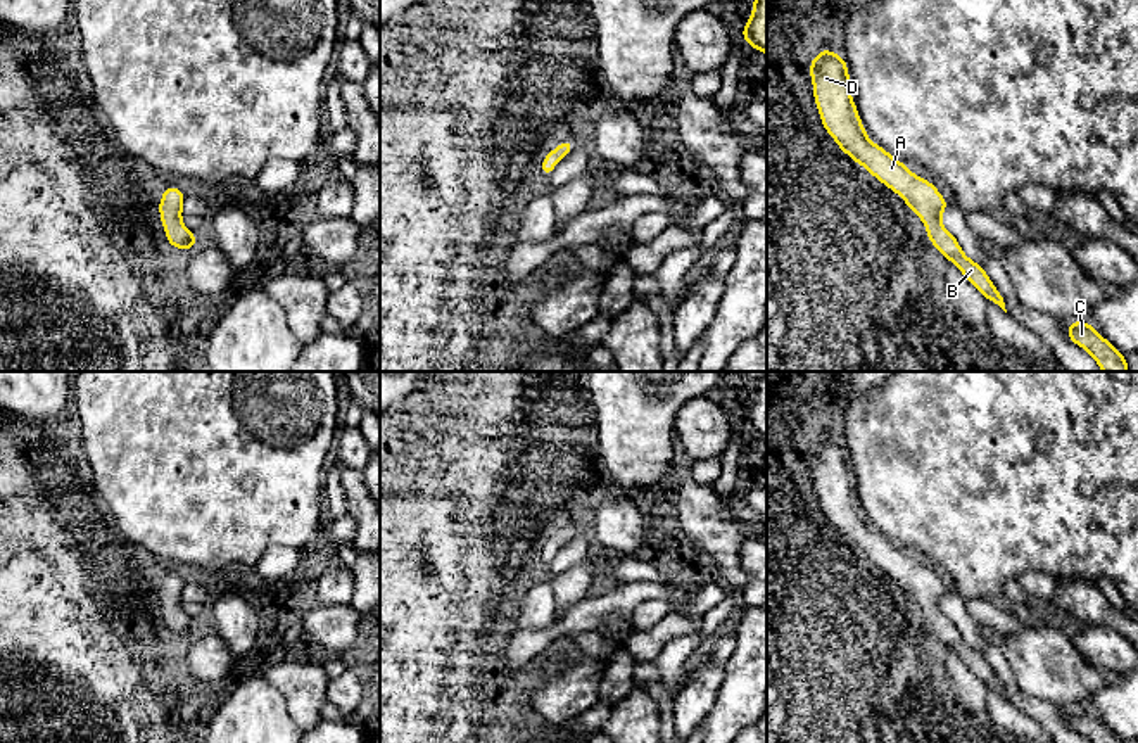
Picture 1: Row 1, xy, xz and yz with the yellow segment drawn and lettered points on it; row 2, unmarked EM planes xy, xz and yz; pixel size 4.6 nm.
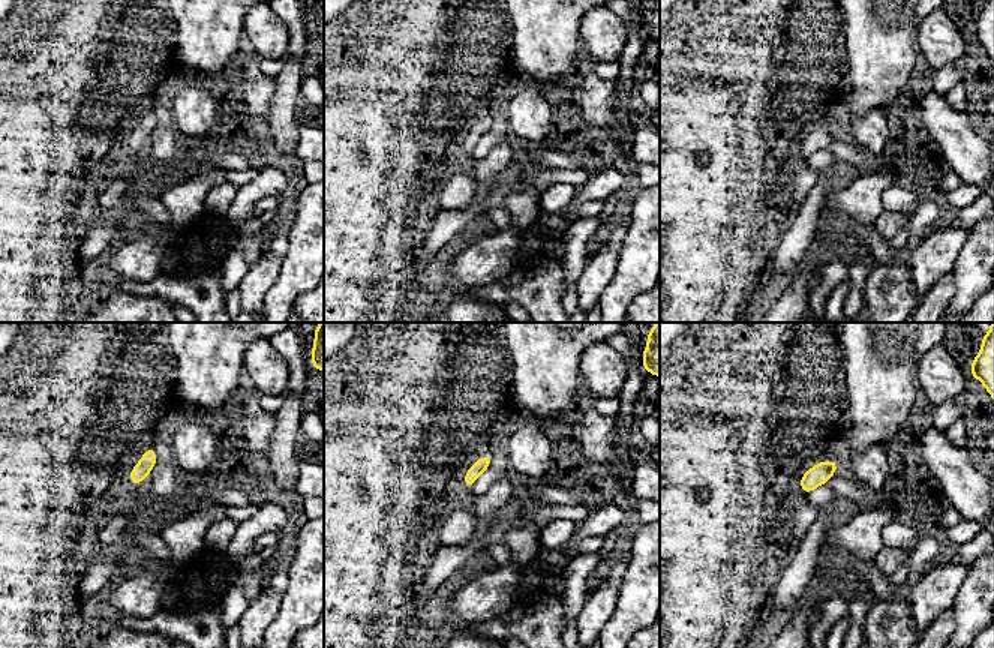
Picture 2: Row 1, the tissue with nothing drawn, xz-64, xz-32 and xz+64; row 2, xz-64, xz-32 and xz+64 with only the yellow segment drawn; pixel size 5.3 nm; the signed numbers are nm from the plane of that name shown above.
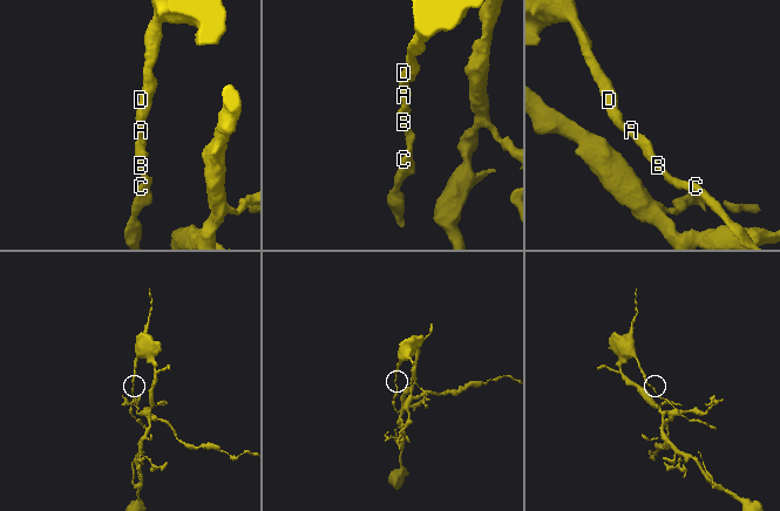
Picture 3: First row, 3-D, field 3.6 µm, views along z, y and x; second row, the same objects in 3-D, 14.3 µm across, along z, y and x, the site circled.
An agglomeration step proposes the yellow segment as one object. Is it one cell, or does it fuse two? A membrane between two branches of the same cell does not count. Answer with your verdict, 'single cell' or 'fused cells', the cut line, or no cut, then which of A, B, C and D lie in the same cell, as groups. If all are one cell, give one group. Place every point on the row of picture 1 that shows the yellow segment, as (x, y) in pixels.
single cell; cut none; groups A B C D

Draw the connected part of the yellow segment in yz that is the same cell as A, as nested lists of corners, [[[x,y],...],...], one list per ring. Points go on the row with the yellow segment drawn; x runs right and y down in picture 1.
[[[825,48],[810,62],[813,98],[825,131],[839,149],[857,164],[867,168],[874,178],[896,192],[907,206],[919,214],[927,228],[927,238],[946,261],[957,264],[962,275],[1005,313],[1005,302],[984,268],[970,261],[957,238],[939,223],[950,206],[938,188],[914,175],[901,161],[888,154],[881,145],[872,143],[863,130],[862,119],[850,95],[850,76],[844,57]]]

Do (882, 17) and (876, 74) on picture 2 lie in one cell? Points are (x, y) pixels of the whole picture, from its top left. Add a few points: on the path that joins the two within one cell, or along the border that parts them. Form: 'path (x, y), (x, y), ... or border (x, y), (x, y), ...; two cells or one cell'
path (879, 30), (879, 60); one cell

